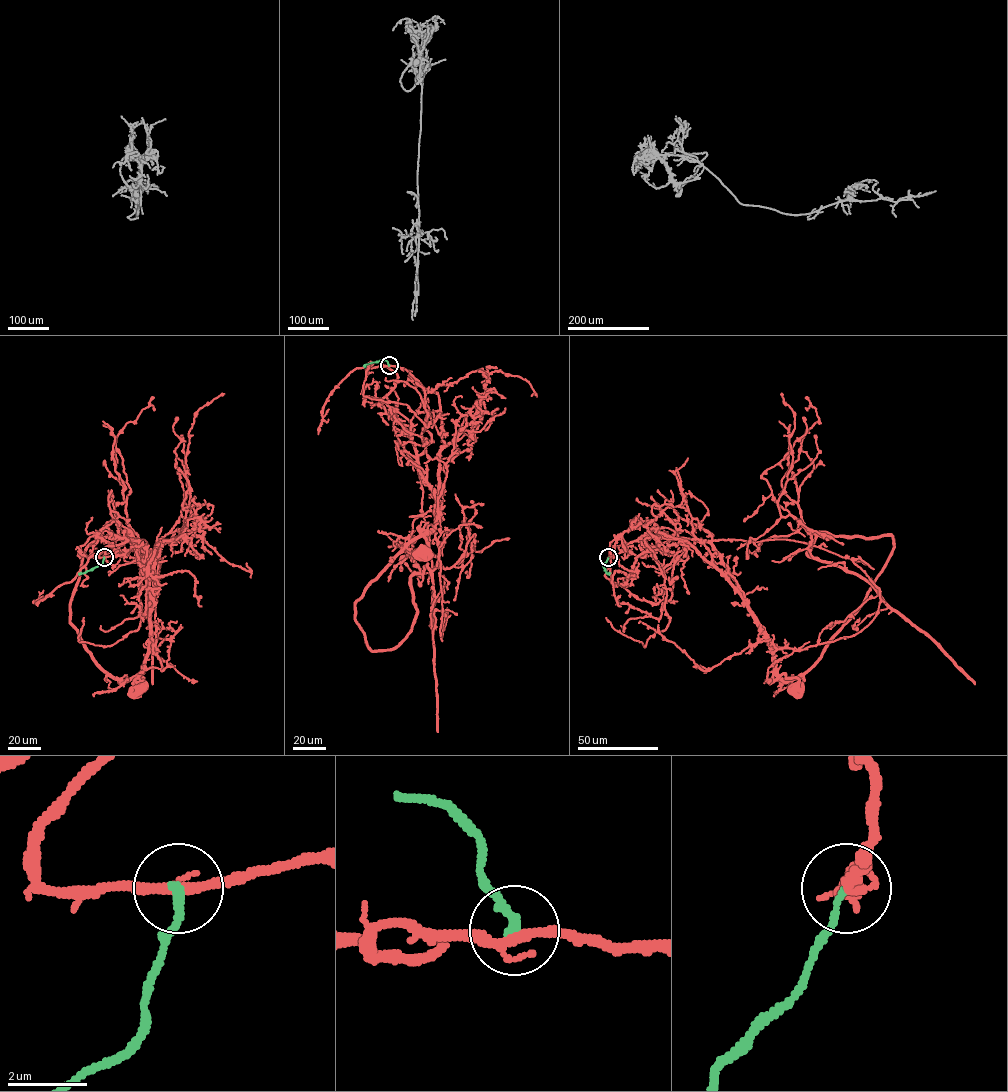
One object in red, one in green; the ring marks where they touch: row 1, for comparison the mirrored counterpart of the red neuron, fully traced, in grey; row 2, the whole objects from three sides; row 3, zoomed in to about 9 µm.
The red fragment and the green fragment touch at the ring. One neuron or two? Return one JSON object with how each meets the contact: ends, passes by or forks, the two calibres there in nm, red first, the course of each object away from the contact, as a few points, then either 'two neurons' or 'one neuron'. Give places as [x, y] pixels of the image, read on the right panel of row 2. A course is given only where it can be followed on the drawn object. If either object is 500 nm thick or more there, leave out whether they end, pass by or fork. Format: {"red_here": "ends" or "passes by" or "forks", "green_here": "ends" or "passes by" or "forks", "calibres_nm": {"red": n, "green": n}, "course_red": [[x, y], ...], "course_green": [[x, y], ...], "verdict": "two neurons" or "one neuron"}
{"red_here": "forks", "green_here": "ends", "calibres_nm": {"red": 200, "green": 190}, "course_red": [[608, 557], [614, 546], [642, 536], [706, 540], [763, 630], [777, 674], [796, 678], [797, 687]], "course_green": [[608, 557], [603, 566], [609, 574]], "verdict": "two neurons"}

